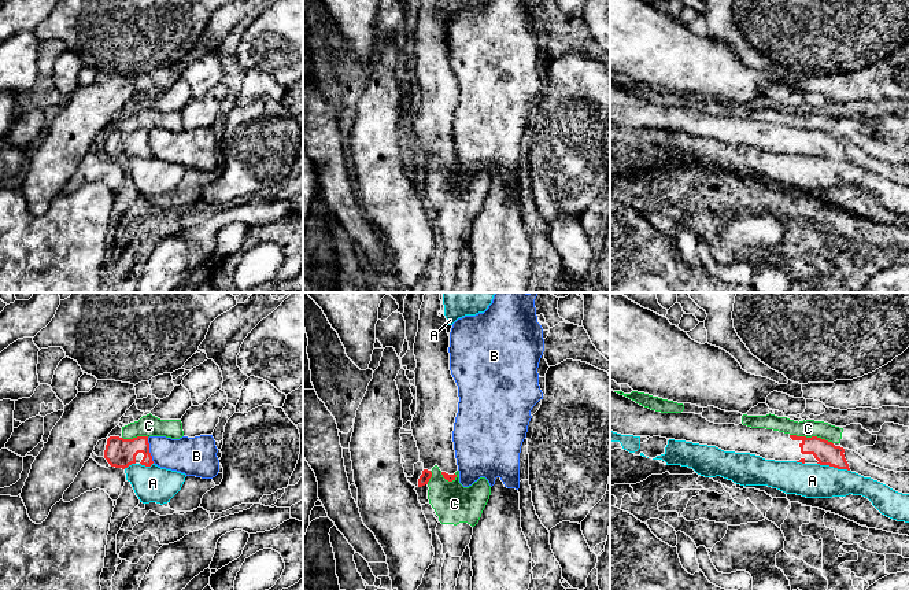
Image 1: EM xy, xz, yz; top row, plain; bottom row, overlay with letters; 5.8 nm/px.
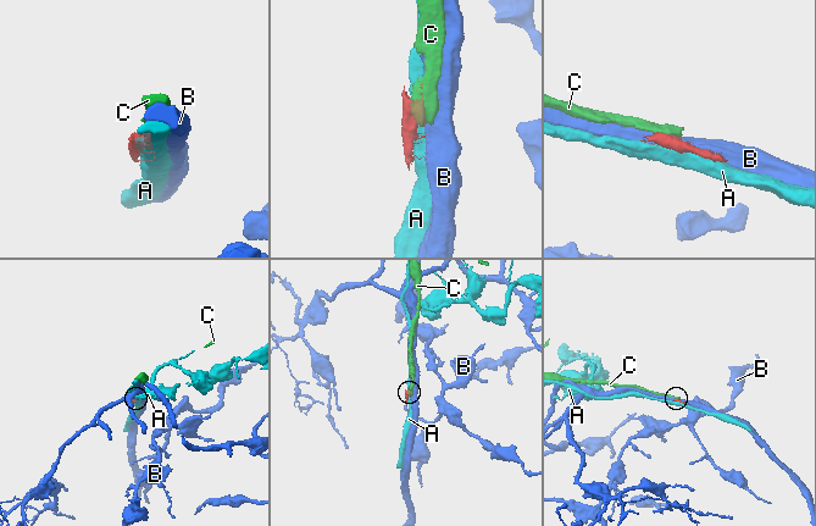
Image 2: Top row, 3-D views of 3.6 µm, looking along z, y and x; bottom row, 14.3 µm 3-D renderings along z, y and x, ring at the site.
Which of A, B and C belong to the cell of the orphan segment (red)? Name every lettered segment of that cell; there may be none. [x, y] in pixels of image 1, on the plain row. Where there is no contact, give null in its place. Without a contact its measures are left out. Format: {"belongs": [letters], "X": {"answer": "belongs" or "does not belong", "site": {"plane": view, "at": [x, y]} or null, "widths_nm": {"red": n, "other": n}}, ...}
{"belongs": [], "A": {"answer": "does not belong", "site": {"plane": "yz", "at": [834, 159]}, "widths_nm": {"red": 140, "other": 200}}, "B": {"answer": "does not belong", "site": {"plane": "xy", "at": [148, 143]}, "widths_nm": {"red": 170, "other": 220}}, "C": {"answer": "does not belong", "site": {"plane": "yz", "at": [812, 129]}, "widths_nm": {"red": 140, "other": 100}}}

